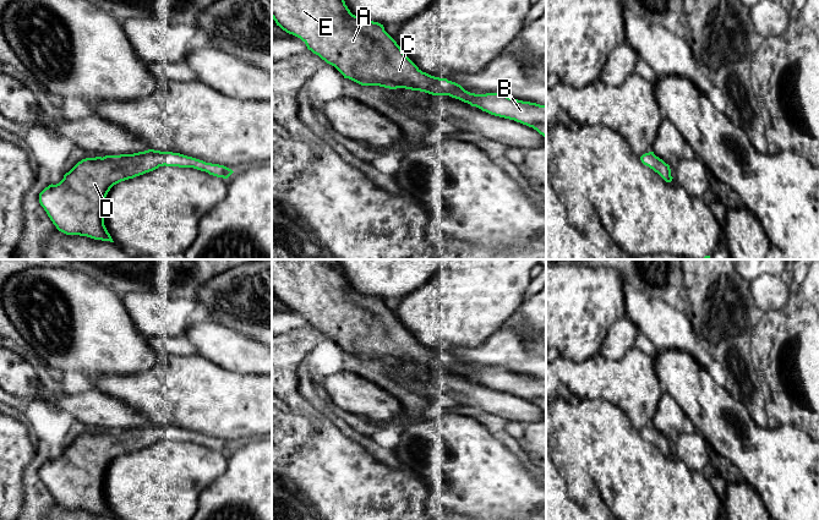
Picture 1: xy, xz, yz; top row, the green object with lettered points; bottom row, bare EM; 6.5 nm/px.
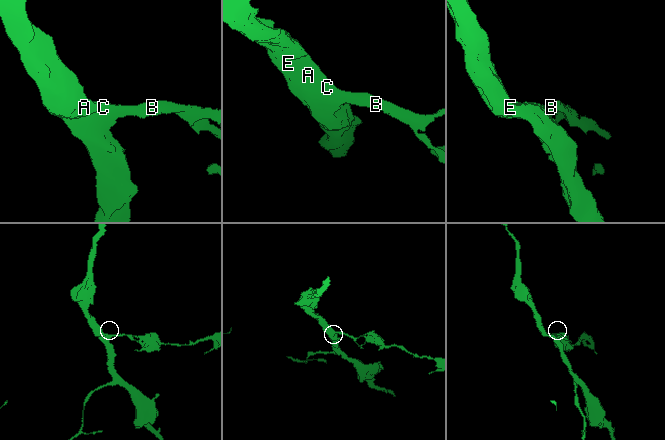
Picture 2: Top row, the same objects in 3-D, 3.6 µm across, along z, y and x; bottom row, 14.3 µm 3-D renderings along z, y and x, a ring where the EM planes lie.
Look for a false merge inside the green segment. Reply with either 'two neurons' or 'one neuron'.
one neuron

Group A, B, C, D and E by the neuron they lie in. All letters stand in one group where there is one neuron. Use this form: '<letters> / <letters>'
A B C D E

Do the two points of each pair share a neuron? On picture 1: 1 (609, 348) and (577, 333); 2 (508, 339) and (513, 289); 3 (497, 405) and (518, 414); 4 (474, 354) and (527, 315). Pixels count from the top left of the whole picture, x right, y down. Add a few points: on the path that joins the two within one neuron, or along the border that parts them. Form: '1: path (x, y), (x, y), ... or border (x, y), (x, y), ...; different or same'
1: border (616, 319), (610, 326), (599, 352); different
2: border (513, 319), (497, 328), (486, 339); different
3: path (502, 405), (513, 409); same
4: border (514, 319), (531, 346); different

